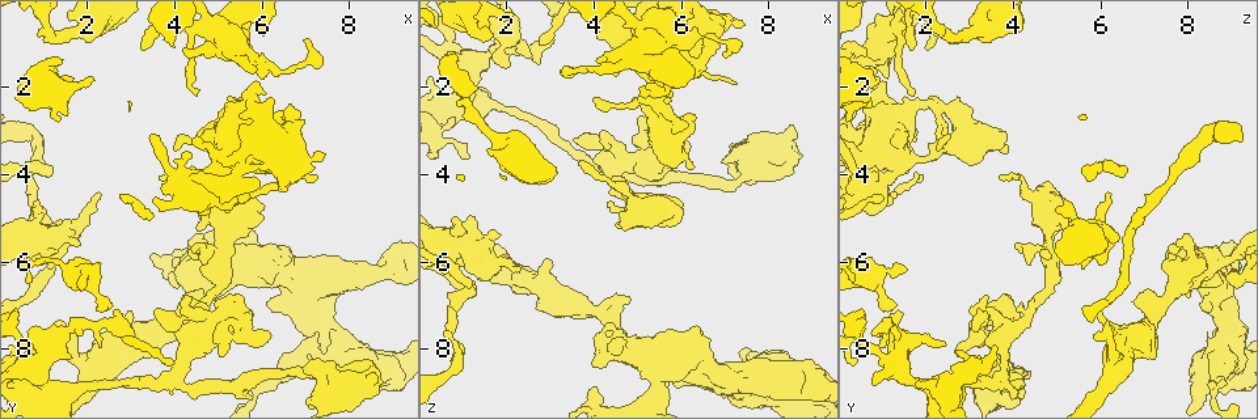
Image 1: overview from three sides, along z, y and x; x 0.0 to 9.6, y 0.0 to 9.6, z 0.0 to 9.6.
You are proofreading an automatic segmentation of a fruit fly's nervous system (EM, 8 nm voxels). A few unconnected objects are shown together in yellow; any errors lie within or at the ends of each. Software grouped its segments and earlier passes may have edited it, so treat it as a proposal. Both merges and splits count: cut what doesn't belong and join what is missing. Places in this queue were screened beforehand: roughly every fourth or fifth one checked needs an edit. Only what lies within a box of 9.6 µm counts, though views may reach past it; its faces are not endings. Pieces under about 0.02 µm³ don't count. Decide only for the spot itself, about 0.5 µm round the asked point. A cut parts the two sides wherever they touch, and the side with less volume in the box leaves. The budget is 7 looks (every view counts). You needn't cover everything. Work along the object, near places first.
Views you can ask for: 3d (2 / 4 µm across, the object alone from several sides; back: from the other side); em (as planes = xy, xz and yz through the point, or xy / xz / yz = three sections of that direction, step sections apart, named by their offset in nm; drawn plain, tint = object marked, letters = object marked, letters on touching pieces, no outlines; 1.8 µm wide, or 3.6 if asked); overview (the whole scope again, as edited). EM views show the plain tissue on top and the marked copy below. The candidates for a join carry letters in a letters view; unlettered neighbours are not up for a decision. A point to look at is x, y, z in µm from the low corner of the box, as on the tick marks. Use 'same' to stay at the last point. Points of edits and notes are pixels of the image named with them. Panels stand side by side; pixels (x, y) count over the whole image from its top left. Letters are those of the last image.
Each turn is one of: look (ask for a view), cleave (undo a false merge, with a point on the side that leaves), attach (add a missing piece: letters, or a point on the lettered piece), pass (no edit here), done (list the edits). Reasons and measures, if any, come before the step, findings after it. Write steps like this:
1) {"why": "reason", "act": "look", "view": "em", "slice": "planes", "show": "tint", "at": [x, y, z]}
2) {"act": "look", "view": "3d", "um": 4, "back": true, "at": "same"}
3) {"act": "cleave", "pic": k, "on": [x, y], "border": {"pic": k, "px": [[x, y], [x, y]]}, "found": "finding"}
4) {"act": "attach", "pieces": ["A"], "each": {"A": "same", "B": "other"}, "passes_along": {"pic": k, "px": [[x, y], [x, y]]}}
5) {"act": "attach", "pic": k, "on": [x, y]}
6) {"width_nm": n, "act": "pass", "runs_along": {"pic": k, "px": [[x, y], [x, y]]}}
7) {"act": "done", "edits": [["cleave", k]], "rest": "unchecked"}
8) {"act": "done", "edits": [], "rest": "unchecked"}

{"why": "looks like a crossing", "act": "look", "view": "em", "um": 3.6, "slice": "planes", "show": "tint", "at": [6.90, 6.25, 8.60]}

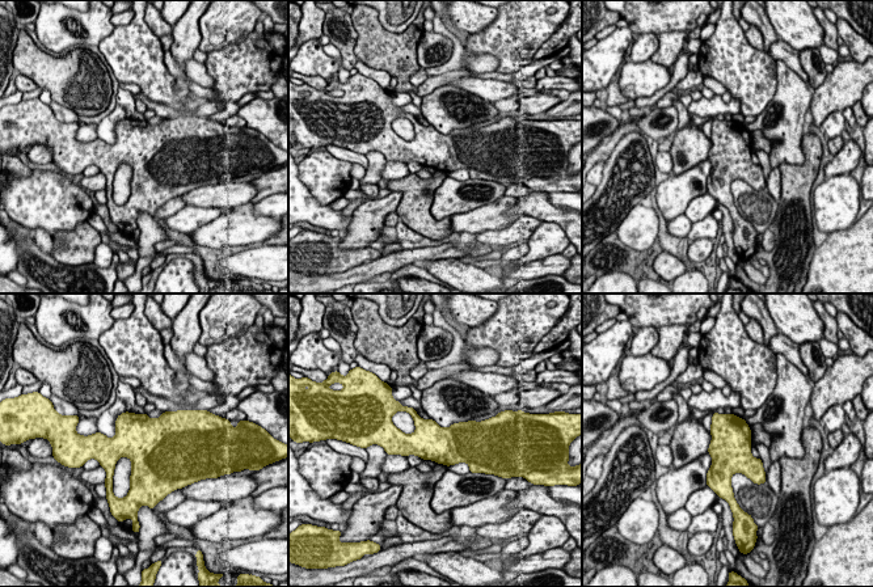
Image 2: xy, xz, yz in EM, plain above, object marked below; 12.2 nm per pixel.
{"act": "look", "view": "em", "um": 3.6, "slice": "planes", "show": "letters", "at": "same"}

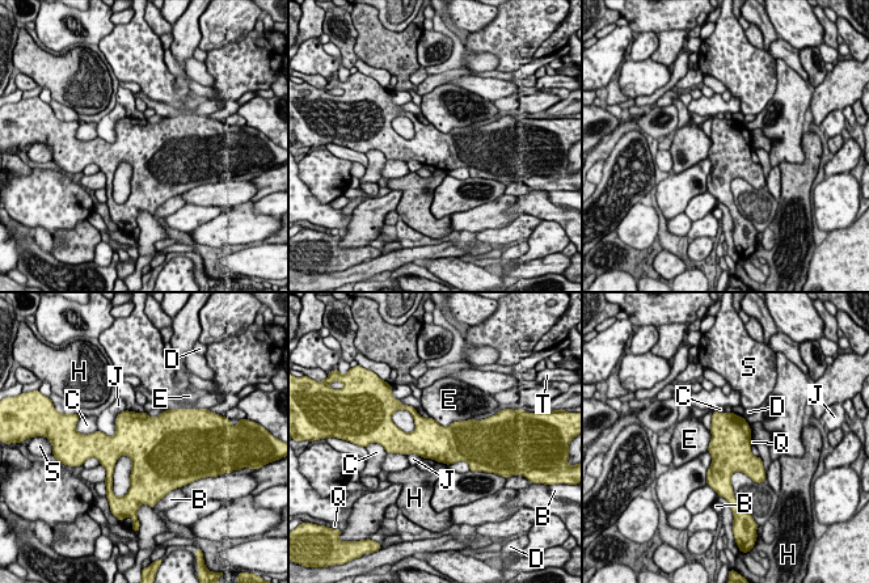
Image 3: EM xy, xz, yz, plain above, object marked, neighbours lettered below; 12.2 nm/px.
{"width_nm": 460, "act": "pass", "each": {"B": "other", "C": "other", "D": "other", "E": "other", "H": "other", "J": "other", "Q": "other", "S": "other", "T": "other"}, "border": {"pic": 3, "px": [[430, 417], [444, 426], [473, 419]]}, "found": "all the same cell"}

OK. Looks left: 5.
{"why": "thick turns thin", "act": "look", "view": "3d", "um": 4, "at": [1.75, 5.15, 6.00]}

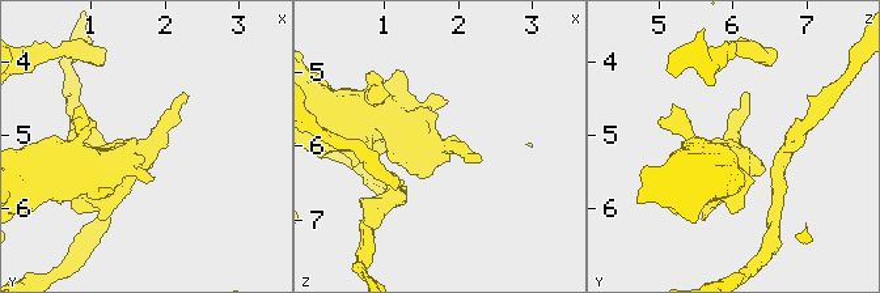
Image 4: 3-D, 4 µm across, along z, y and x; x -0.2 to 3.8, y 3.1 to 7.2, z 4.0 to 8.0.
{"why": "need the tissue", "act": "look", "view": "em", "um": 3.6, "slice": "planes", "show": "letters", "at": [1.85, 5.15, 6.05]}

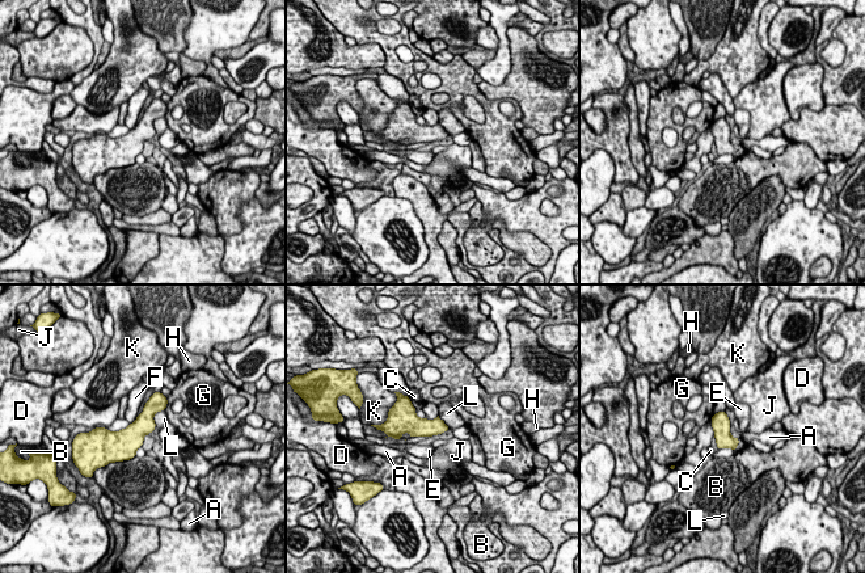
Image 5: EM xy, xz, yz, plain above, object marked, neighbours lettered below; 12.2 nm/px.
{"act": "pass", "each": {"A": "other", "B": "other", "C": "other", "D": "other", "E": "other", "F": "other", "G": "other", "H": "other", "J": "other", "K": "other", "L": "other"}, "border": {"pic": 5, "px": [[414, 411], [420, 417], [425, 418]]}, "found": "one cell here"}

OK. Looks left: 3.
{"why": "sudden change in width", "act": "look", "view": "em", "um": 3.6, "slice": "xy", "step": 16, "show": "tint", "at": [4.45, 7.60, 3.90]}

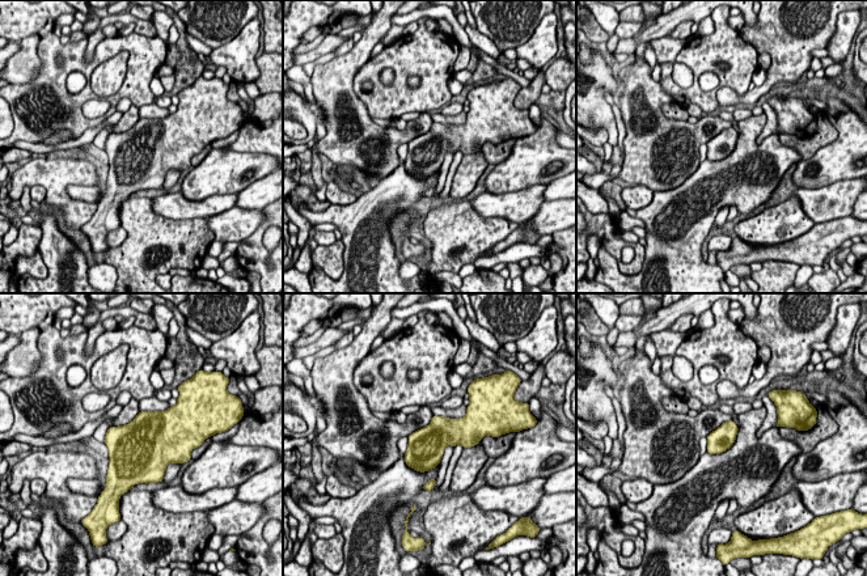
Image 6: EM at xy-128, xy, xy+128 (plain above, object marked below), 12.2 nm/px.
{"act": "look", "view": "em", "um": 3.6, "slice": "planes", "show": "letters", "at": "same"}

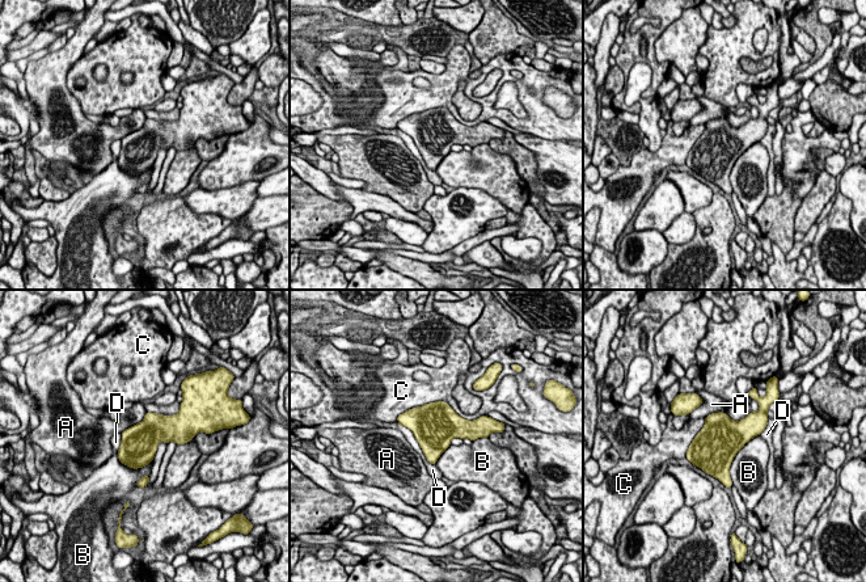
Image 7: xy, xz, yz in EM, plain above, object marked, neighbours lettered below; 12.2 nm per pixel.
{"width_nm": 460, "act": "pass", "each": {"A": "other", "B": "other", "C": "other", "D": "other"}, "border": {"pic": 7, "px": [[752, 412], [705, 417]]}, "found": "continuous, no second cell"}

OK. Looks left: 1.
{"act": "done", "edits": [], "rest": "unchecked"}

